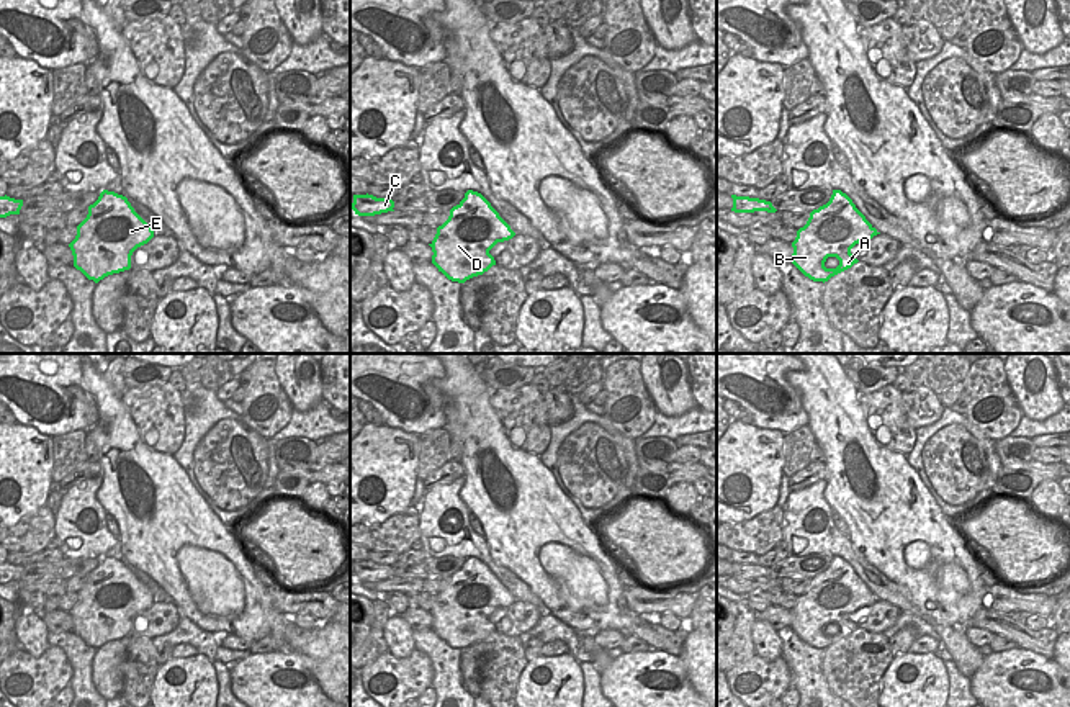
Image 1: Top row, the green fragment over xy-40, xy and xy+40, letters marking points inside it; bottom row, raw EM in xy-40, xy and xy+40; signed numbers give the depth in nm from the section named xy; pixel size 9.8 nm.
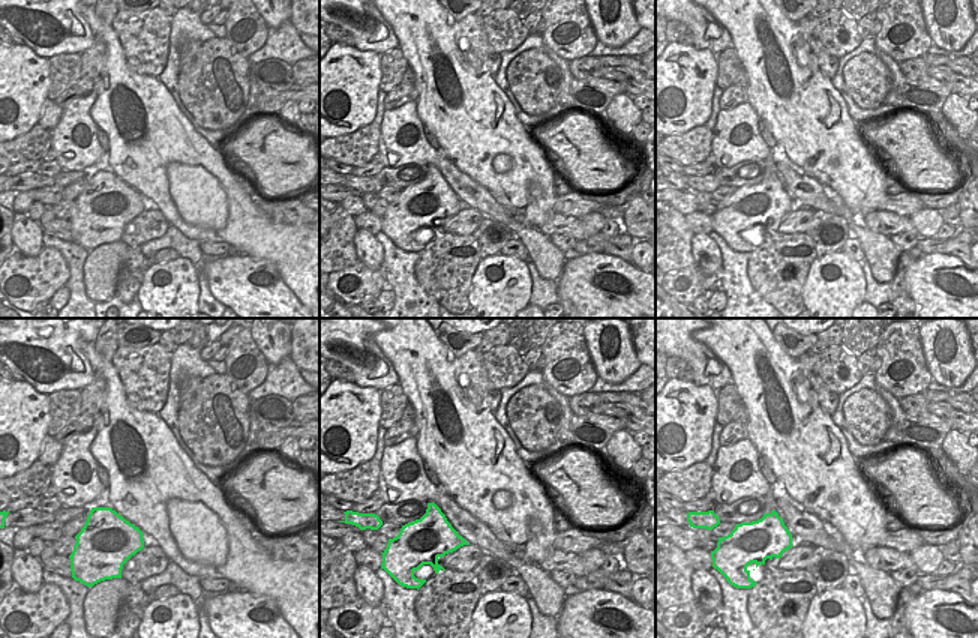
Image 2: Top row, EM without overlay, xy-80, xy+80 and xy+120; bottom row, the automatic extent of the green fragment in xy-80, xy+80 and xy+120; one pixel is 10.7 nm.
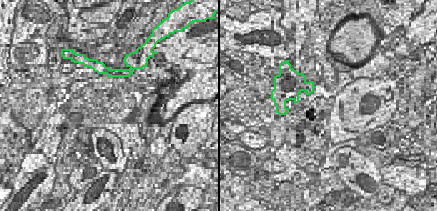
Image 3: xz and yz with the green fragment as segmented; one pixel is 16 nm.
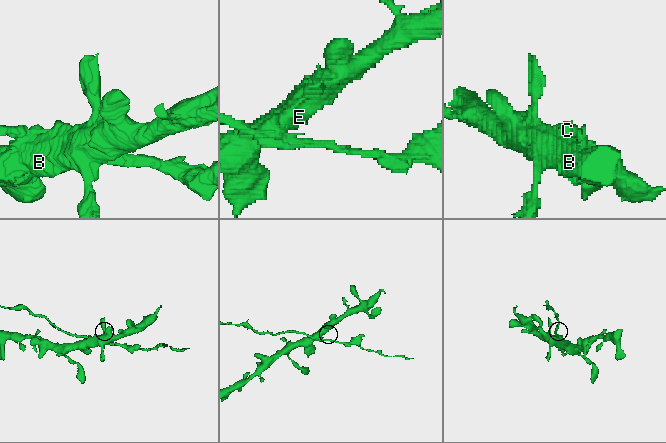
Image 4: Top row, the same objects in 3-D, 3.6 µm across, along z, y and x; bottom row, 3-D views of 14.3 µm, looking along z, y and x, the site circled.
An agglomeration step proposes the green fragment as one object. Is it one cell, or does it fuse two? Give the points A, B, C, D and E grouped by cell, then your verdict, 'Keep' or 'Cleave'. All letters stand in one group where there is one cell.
Groups: A B D E / C. Cleave

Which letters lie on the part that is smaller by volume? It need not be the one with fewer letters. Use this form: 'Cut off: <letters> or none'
Cut off: C

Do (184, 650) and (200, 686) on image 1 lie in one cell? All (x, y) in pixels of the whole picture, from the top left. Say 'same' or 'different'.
different

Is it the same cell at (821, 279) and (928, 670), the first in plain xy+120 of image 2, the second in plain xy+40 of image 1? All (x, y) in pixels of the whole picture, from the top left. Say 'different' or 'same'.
same

